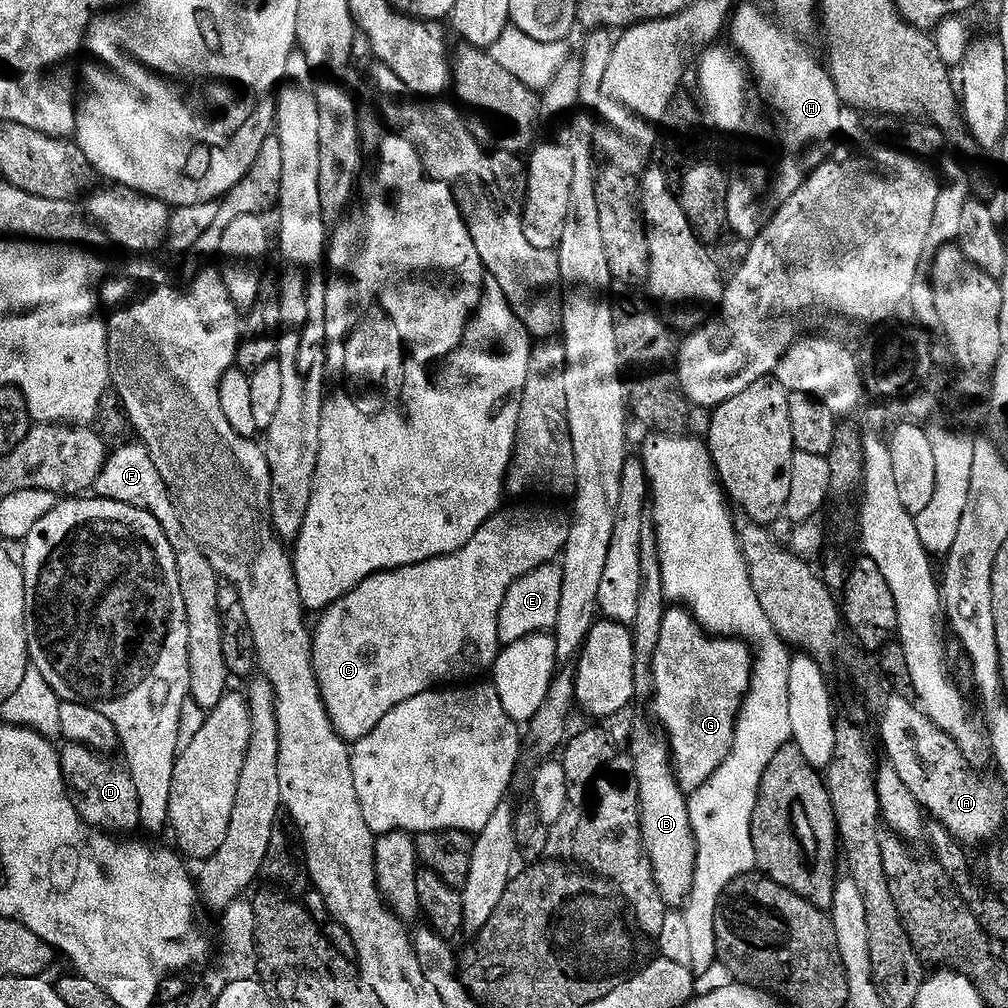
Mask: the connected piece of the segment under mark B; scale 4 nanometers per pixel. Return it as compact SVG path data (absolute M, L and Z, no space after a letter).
M642 720L635 722L630 755L636 762L636 781L640 787L642 812L642 841L652 865L653 879L667 907L676 908L683 905L692 892L697 864L697 842L690 822L688 796L677 782L670 763L668 741L654 726L653 728Z

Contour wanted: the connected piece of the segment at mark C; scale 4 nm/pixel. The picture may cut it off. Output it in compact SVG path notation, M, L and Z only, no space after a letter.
M508 508L496 513L487 520L466 542L464 548L457 552L451 552L449 556L435 556L433 560L424 560L421 564L411 564L405 568L392 568L387 572L375 572L372 576L367 576L354 590L350 590L344 596L338 598L329 608L325 608L319 613L317 624L314 624L314 635L312 638L312 653L316 665L316 675L320 678L320 692L324 695L324 705L328 708L328 713L332 719L332 724L336 727L342 739L346 742L361 740L390 710L394 710L404 700L414 698L418 694L429 691L433 686L440 686L444 679L451 674L456 682L464 682L467 676L476 676L479 672L484 672L493 667L497 656L502 651L502 645L498 638L498 614L502 610L502 602L506 602L506 594L510 586L518 578L530 574L538 566L551 564L563 553L566 542L570 538L570 526L572 521L569 513L559 512L556 508Z

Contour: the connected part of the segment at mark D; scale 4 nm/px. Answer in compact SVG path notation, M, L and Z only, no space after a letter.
M68 742L63 746L59 754L64 780L84 823L112 834L120 834L123 828L137 827L140 824L138 789L127 767L111 764L106 757L96 753L99 751L95 747L83 742Z

